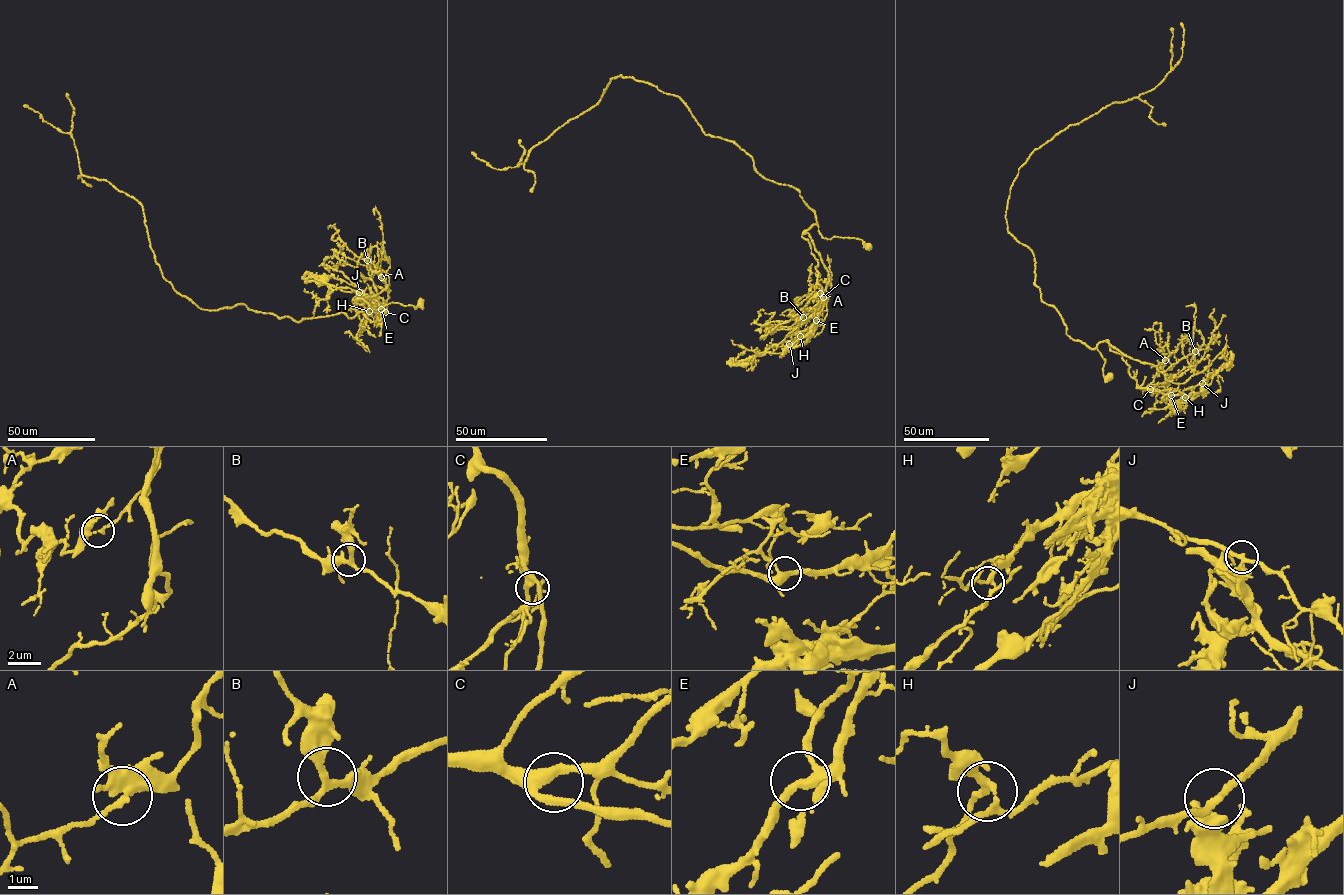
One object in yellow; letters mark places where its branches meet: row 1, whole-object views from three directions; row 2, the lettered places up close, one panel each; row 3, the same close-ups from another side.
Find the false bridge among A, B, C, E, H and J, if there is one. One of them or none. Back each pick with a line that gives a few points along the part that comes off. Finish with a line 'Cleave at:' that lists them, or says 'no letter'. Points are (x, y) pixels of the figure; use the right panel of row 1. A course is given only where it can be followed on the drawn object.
J: course (1202, 383), (1202, 388), (1206, 388), (1231, 353), (1231, 358)
Cleave at: J

